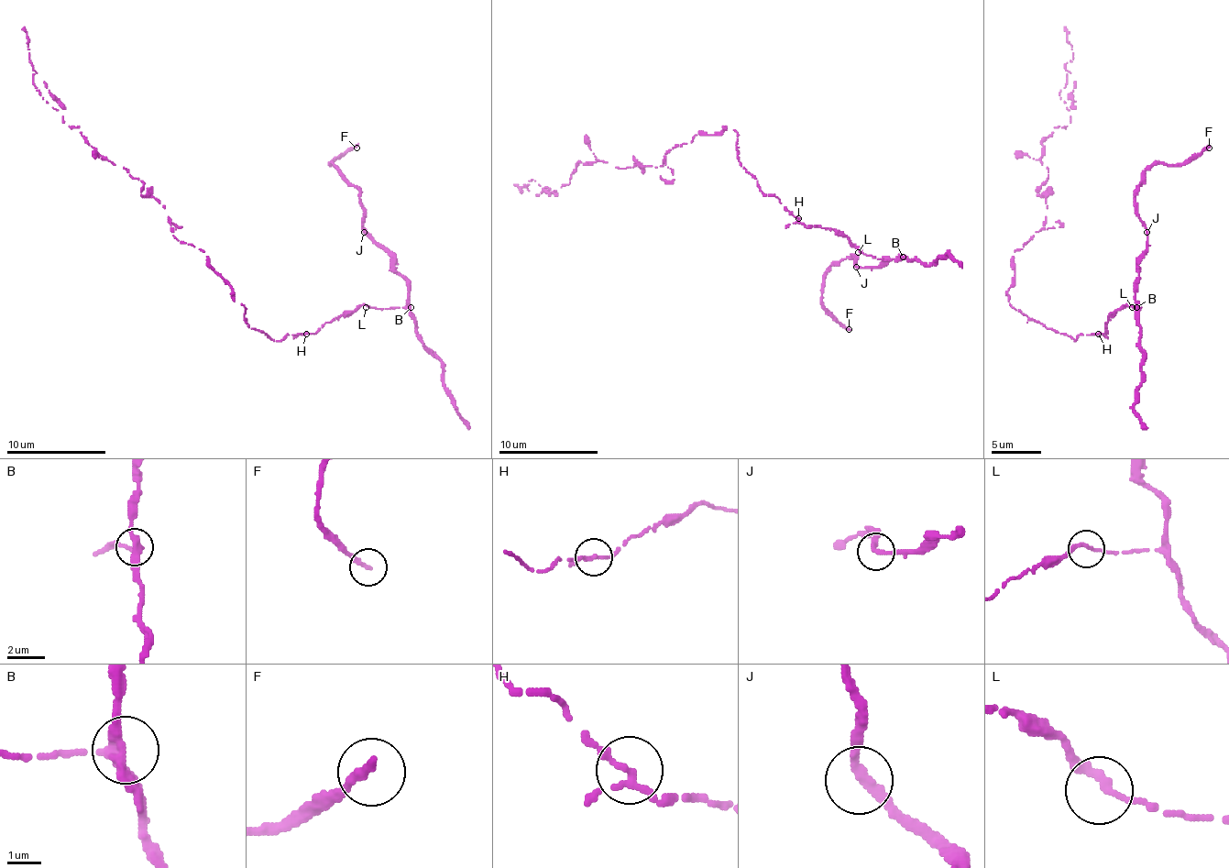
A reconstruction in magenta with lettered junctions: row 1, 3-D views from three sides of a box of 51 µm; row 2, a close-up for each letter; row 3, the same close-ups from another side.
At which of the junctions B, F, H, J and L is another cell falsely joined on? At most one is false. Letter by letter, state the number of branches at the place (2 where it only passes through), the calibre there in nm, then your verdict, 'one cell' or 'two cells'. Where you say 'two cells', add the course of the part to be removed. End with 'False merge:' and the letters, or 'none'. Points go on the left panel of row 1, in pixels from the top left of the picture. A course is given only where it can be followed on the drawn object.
B: 3 | 320 nm | one cell
F: 1 | 320 nm | one cell
H: 3 | 160 nm | one cell
J: 2 | 240 nm | one cell
L: 2 | 200 nm | one cell
False merge: none

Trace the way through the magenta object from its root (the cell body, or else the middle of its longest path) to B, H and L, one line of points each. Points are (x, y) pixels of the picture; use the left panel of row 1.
B: (245, 316), (252, 329), (279, 341), (287, 334), (313, 334), (361, 304), (378, 309), (411, 307)
H: (245, 316), (252, 329), (259, 329), (274, 341), (279, 341), (287, 334), (306, 334)
L: (245, 316), (252, 329), (279, 341), (287, 334), (313, 334), (326, 322), (366, 307)

